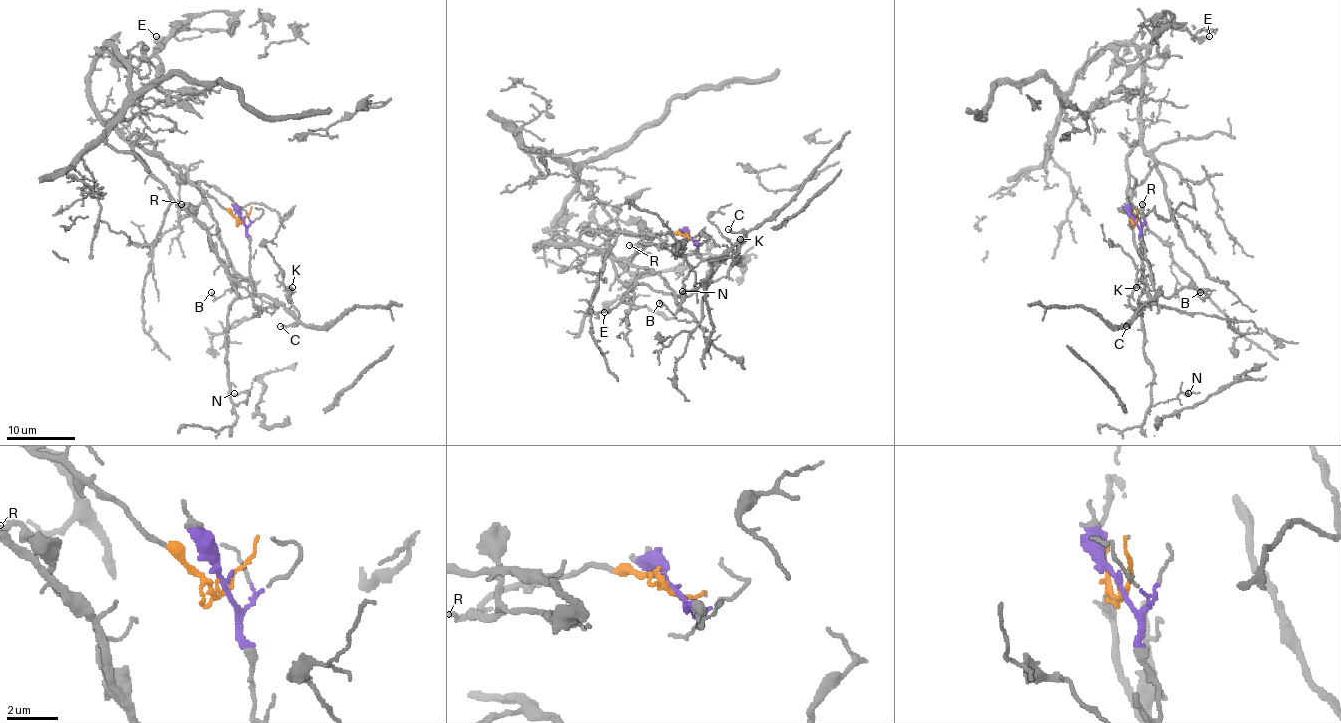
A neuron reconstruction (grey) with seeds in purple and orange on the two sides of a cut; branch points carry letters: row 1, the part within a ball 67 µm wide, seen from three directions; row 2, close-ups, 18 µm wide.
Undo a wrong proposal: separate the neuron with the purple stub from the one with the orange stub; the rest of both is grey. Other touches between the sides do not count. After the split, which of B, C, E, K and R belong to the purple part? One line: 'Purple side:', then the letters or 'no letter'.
Purple side: B, C, K, R

